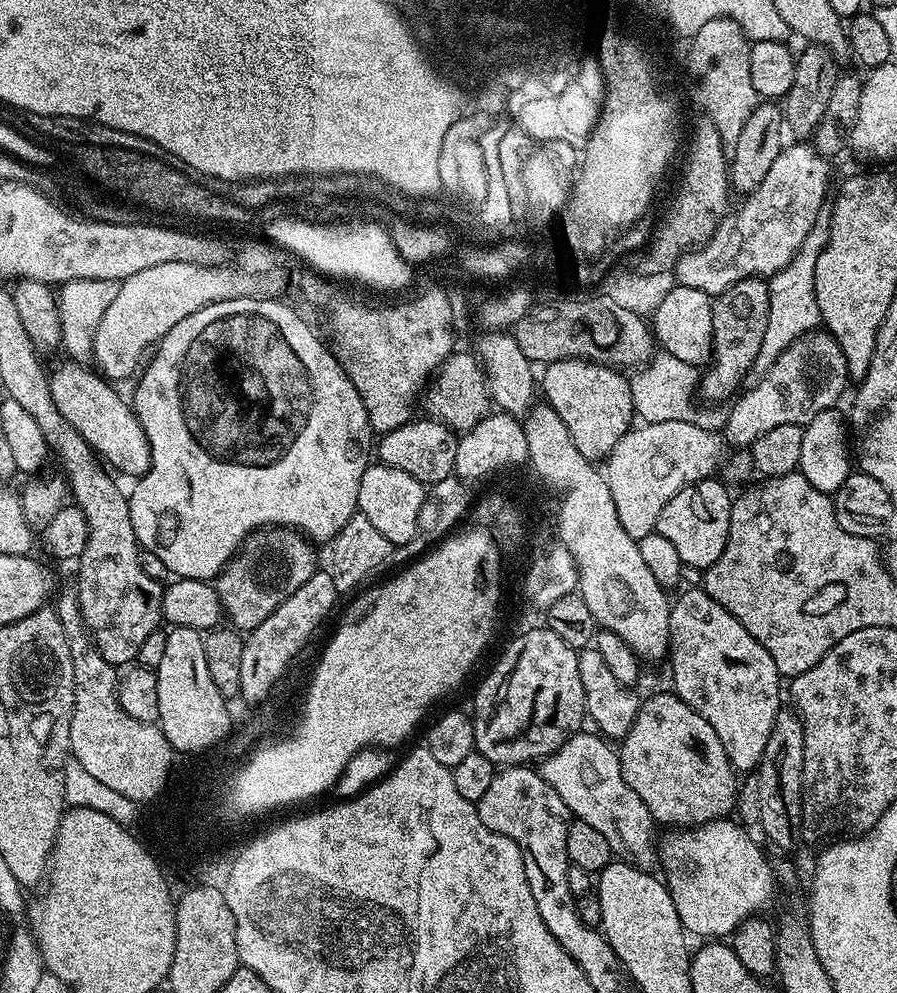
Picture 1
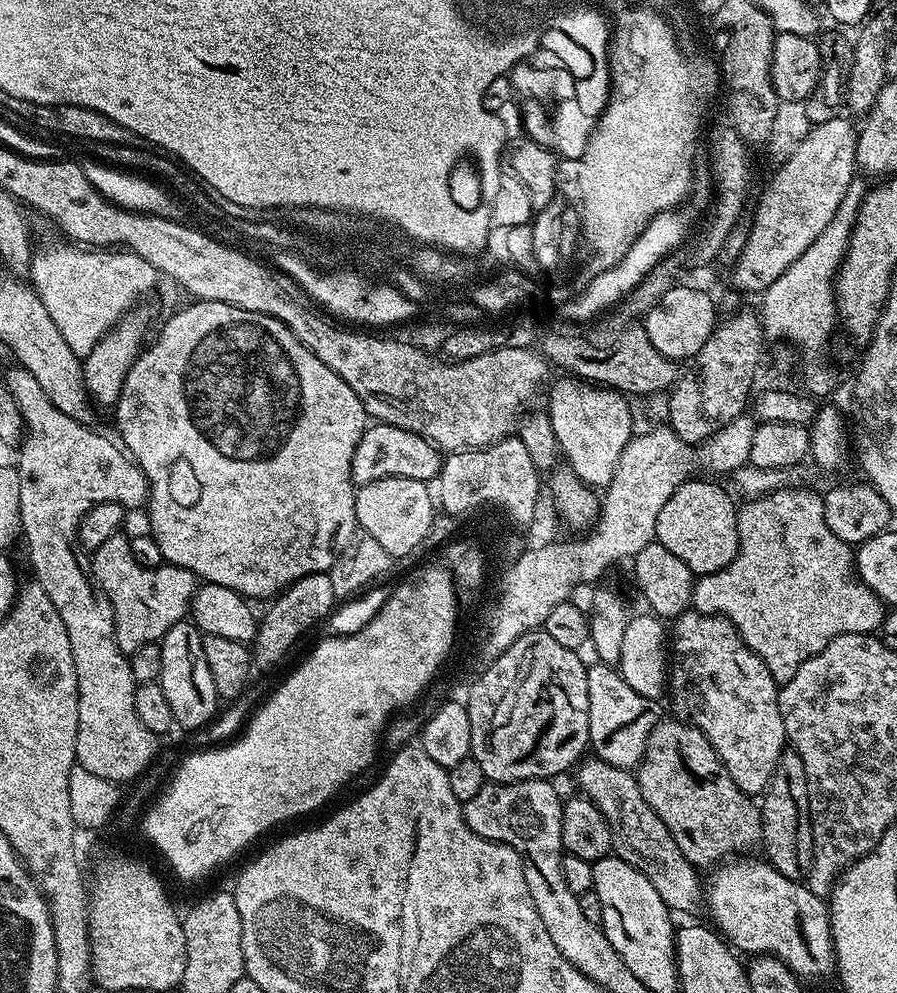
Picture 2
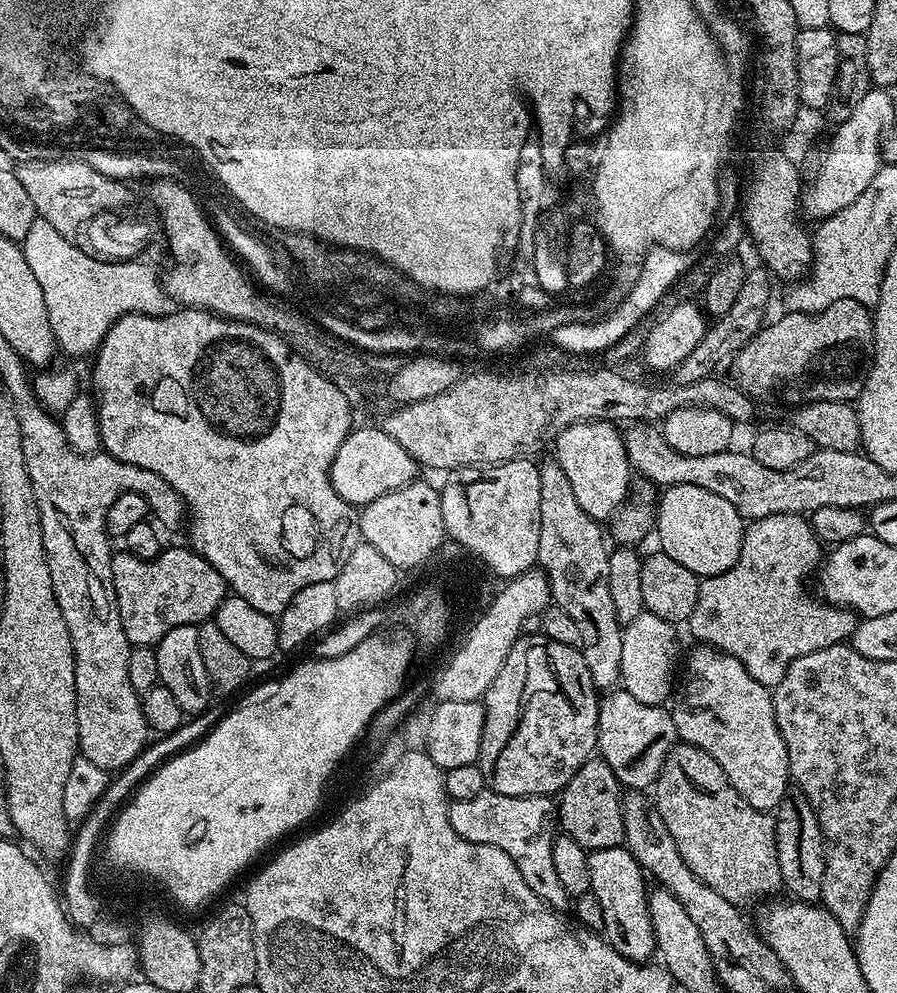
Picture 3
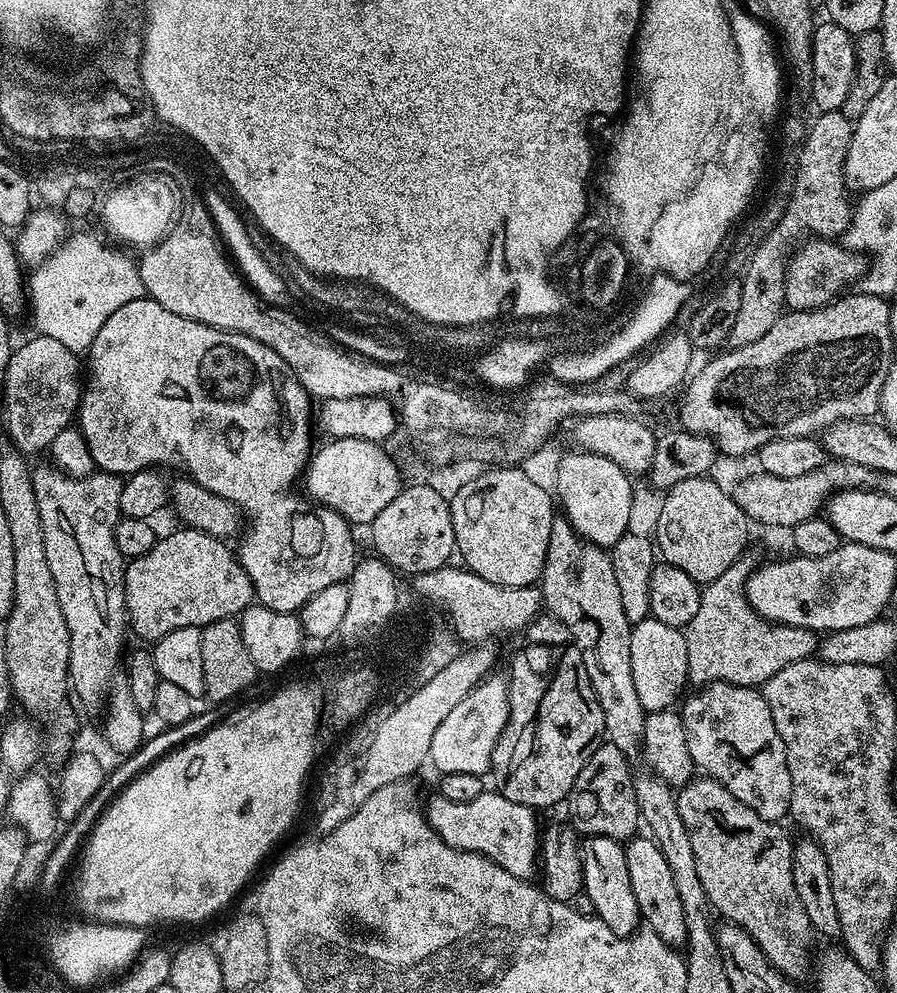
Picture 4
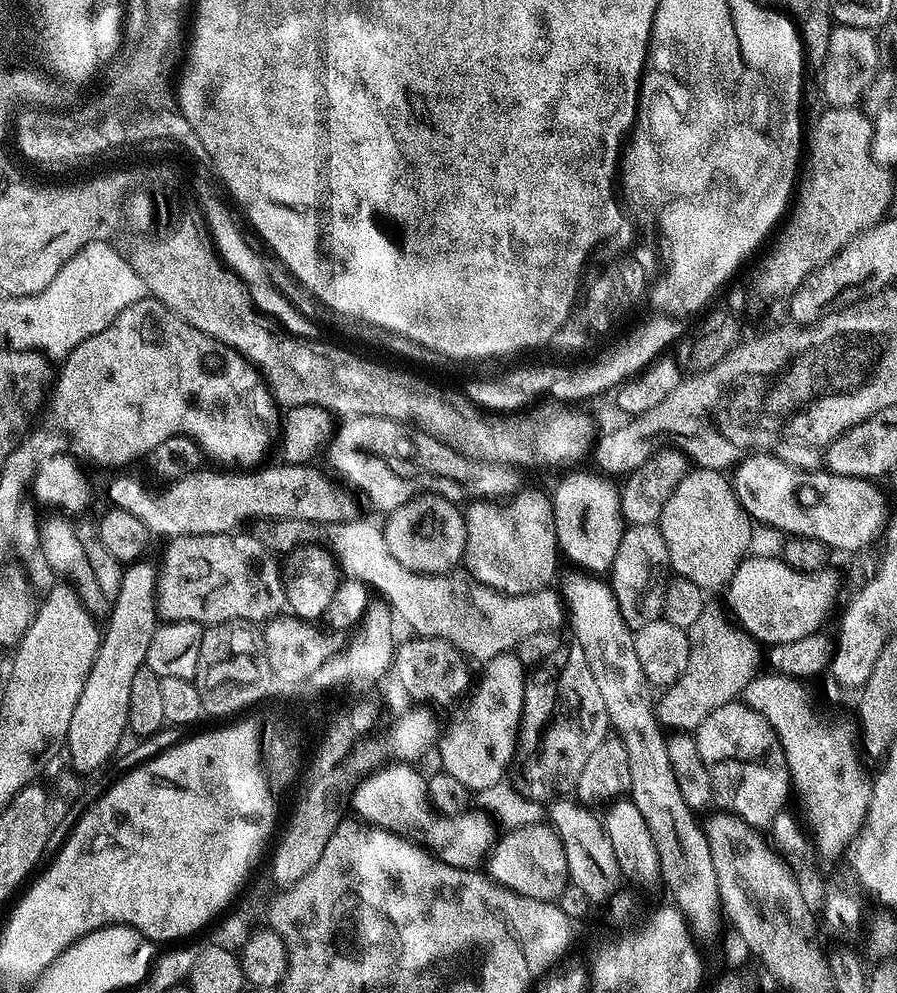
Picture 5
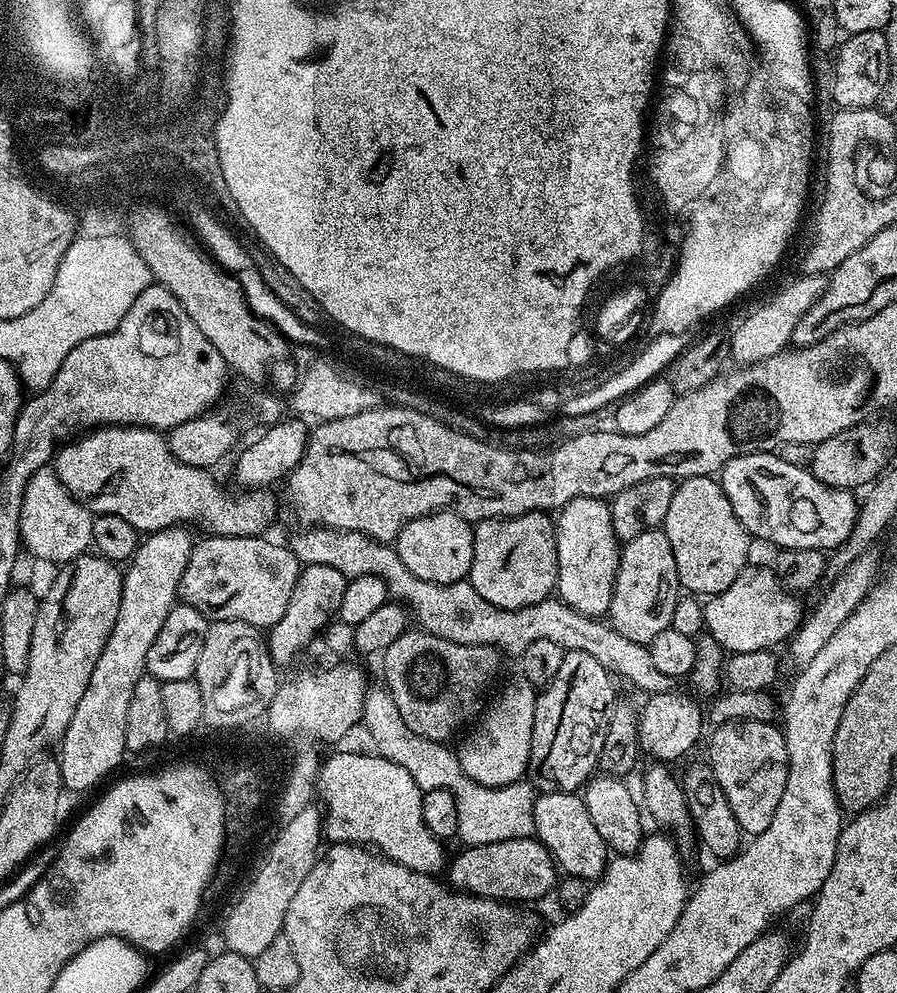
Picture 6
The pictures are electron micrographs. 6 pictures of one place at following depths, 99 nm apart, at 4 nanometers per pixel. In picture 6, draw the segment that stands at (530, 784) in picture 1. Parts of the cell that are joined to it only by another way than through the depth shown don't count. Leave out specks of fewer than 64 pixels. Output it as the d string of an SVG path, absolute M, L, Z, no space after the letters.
M336 752L332 757L325 759L320 764L319 776L316 779L316 786L318 789L318 800L322 805L322 832L325 837L329 836L329 841L338 844L363 844L365 846L371 846L380 855L388 857L388 859L398 862L402 866L406 866L410 870L415 872L426 872L429 874L440 874L445 871L446 868L446 856L444 860L444 848L445 845L434 834L430 834L430 830L426 826L426 822L422 818L422 798L424 793L420 791L418 782L414 782L414 778L410 778L410 774L407 770L402 770L402 766L398 766L394 762L390 762L385 756L379 754L371 754L372 756L363 756L360 752Z

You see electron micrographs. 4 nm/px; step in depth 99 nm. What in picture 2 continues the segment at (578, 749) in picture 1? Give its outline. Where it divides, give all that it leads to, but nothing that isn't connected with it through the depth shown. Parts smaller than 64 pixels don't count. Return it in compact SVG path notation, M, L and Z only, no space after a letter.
M588 759L575 769L576 780L580 783L579 791L586 794L598 806L598 810L602 810L606 822L610 822L613 853L646 874L654 890L658 890L662 902L666 902L673 913L692 912L699 904L701 907L705 903L701 873L696 865L684 857L682 850L678 850L678 842L674 842L666 822L662 822L662 818L650 810L650 802L642 798L635 775L627 768L610 766L610 762Z

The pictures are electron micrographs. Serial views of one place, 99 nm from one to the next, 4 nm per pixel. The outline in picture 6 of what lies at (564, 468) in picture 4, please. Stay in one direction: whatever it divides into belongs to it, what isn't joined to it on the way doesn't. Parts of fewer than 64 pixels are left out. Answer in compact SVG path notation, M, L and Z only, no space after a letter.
M598 496L574 498L559 509L554 523L559 574L557 597L584 616L603 617L612 601L622 547L614 534L611 507Z

